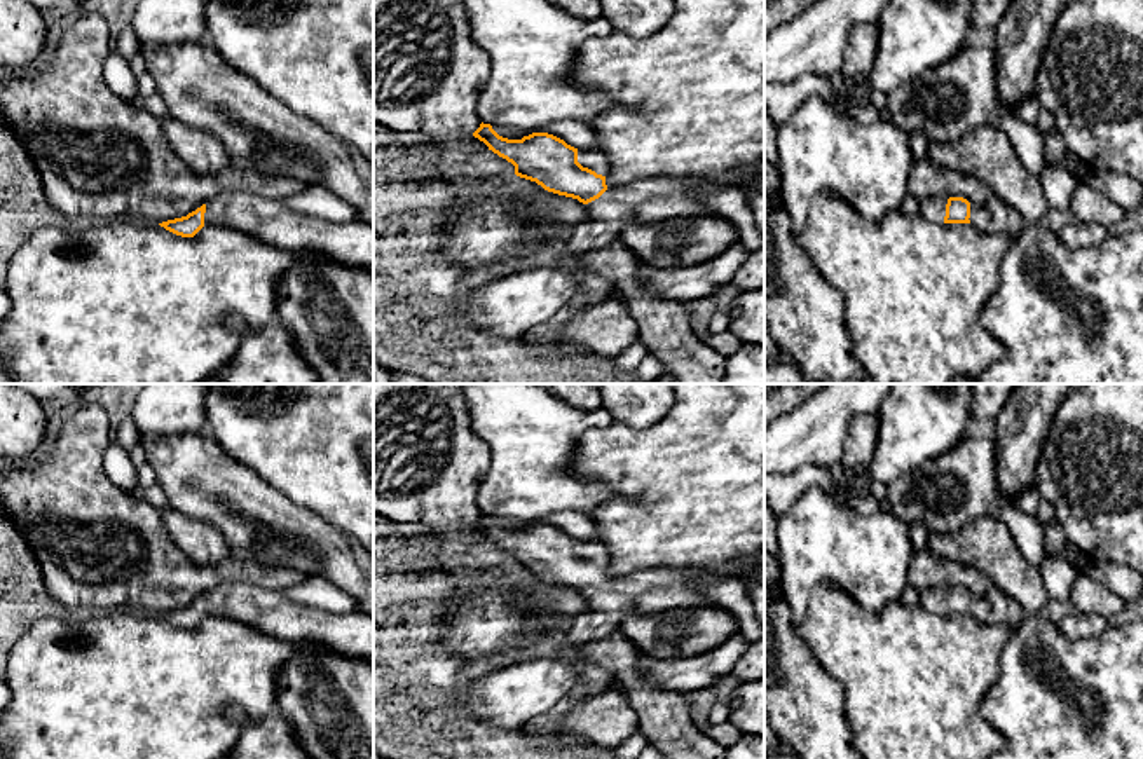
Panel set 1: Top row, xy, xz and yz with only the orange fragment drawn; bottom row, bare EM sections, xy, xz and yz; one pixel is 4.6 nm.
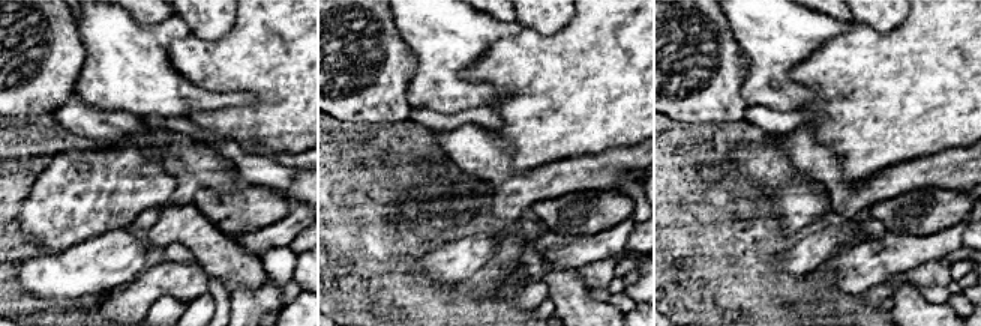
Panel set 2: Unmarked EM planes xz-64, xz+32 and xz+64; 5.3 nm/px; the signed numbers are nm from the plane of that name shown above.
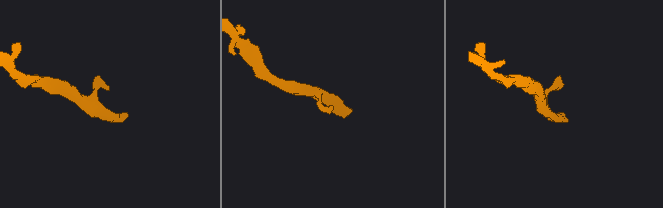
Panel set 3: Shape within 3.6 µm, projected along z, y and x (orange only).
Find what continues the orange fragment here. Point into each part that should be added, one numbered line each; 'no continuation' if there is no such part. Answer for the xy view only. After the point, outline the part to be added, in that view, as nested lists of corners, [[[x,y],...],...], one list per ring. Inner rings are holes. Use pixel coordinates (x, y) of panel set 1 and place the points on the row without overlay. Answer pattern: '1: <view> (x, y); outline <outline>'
1: xy (349, 634); outline [[[227,581],[206,595],[204,616],[246,623],[290,644],[316,644],[373,665],[373,618],[354,609],[330,612],[290,600],[284,591]]]

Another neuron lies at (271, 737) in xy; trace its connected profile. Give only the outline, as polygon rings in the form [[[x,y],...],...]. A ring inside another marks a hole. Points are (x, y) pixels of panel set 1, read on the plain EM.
[[[239,707],[225,708],[223,715],[241,726],[241,735],[232,752],[222,759],[311,759],[277,708],[260,719]]]

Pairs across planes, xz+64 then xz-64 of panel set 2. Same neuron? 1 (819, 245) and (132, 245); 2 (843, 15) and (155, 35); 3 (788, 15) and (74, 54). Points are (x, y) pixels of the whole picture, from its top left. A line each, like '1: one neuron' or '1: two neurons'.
1: one neuron
2: two neurons
3: two neurons

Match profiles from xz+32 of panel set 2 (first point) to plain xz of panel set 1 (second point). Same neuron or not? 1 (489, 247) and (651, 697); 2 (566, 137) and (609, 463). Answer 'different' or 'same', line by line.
1: different
2: same

